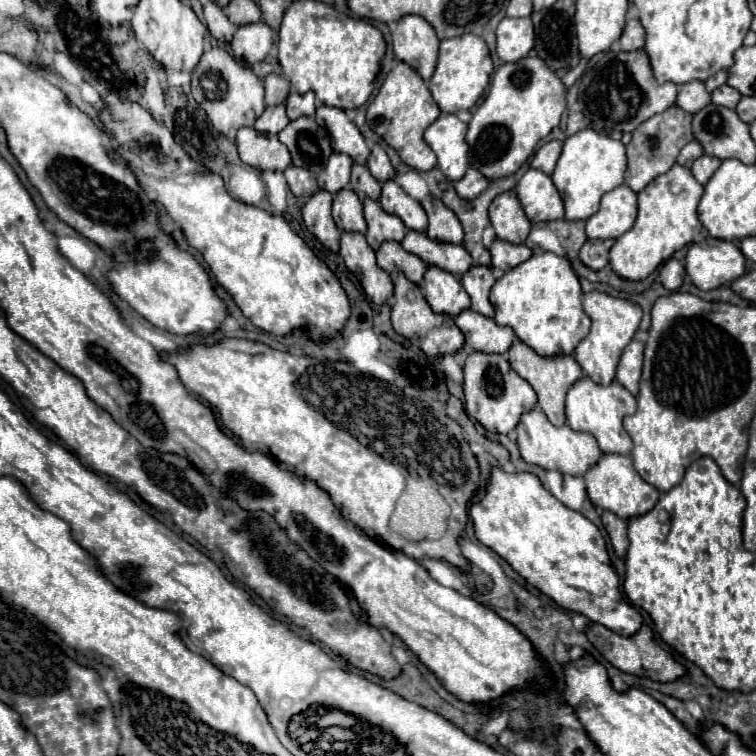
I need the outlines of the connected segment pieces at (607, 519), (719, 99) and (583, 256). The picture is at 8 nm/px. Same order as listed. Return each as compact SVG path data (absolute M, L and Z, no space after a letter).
M602 512L602 524L610 536L610 542L616 550L616 554L620 558L626 556L626 550L628 550L628 526L626 526L626 520L622 520L620 516L612 514L612 512Z
M724 84L712 92L712 102L718 106L726 106L726 108L736 108L740 98L742 98L742 94L728 84Z
M588 240L580 250L580 260L592 270L602 270L610 264L608 252L612 244L614 240Z

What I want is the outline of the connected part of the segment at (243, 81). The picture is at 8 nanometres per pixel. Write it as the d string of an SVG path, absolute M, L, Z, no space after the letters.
M218 46L206 50L196 64L192 72L192 96L208 114L212 126L222 134L228 134L230 130L242 126L252 126L266 108L262 80L252 72L252 68L238 62Z

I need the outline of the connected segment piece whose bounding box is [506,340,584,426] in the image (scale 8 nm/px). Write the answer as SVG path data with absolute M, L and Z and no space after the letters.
M516 340L512 342L512 348L506 352L510 366L536 390L538 394L538 406L544 410L544 414L548 416L548 420L554 426L562 426L566 422L564 416L564 398L566 398L566 390L582 378L582 368L580 364L574 360L572 354L556 354L556 356L540 356L536 354L530 346L526 346L524 342Z

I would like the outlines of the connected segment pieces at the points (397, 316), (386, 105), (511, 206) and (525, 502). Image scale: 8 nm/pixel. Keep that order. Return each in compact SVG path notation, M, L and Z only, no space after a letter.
M402 272L394 274L394 304L392 306L392 326L400 336L408 338L414 346L422 348L428 356L442 356L442 354L454 354L462 348L464 336L460 328L456 328L454 318L448 314L436 314L430 304L426 302L422 290L418 284L410 282Z
M398 62L390 74L386 76L378 96L372 100L366 112L366 122L368 126L380 134L388 146L392 146L404 164L410 168L416 168L420 172L428 172L436 166L436 154L424 140L424 130L440 116L440 108L434 102L426 82L420 78L420 74L410 68L404 62Z
M514 190L502 192L490 204L490 222L500 240L522 244L532 228Z
M500 468L492 470L492 478L488 484L486 498L478 504L470 506L470 516L474 520L474 532L476 538L494 550L498 556L502 556L528 584L544 592L548 598L552 598L560 608L570 612L580 612L588 616L592 622L598 622L620 636L634 636L642 626L642 614L630 604L624 602L620 592L620 578L616 570L610 566L610 556L606 550L606 540L600 536L600 530L596 524L592 524L588 518L584 518L580 512L574 512L560 504L538 480L534 474L526 472L514 472L508 474Z

